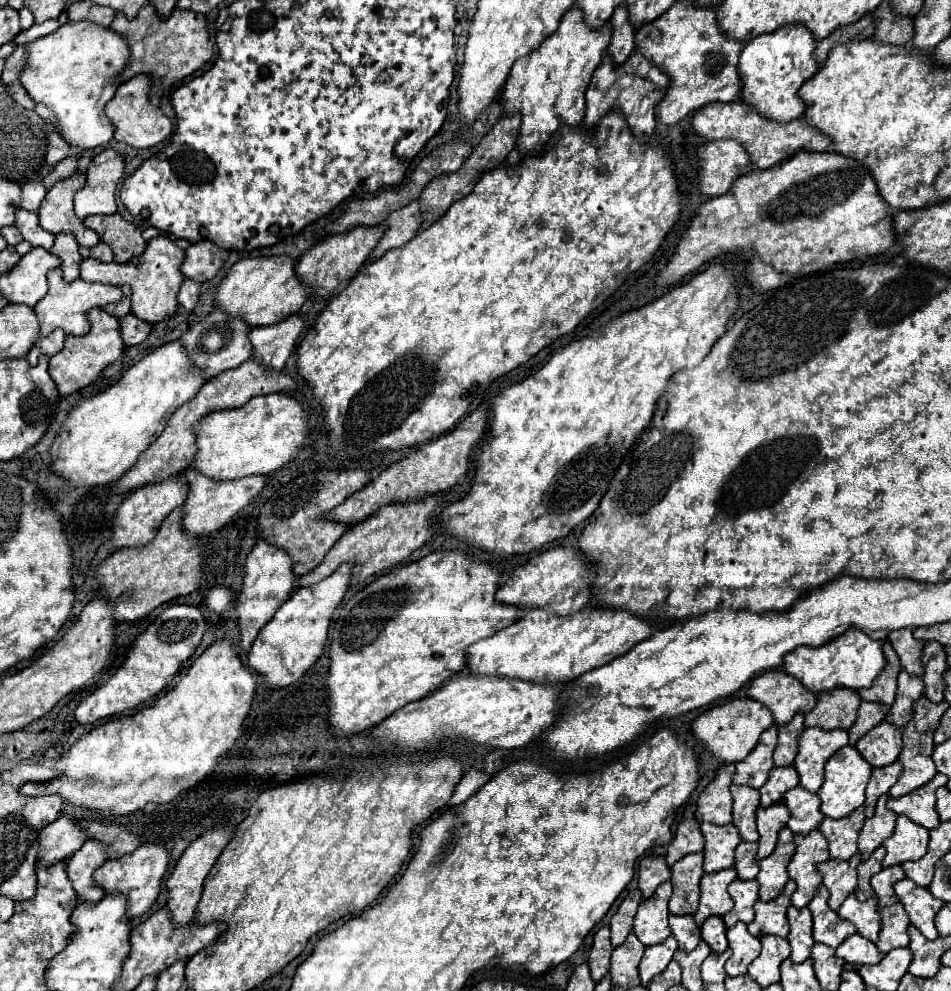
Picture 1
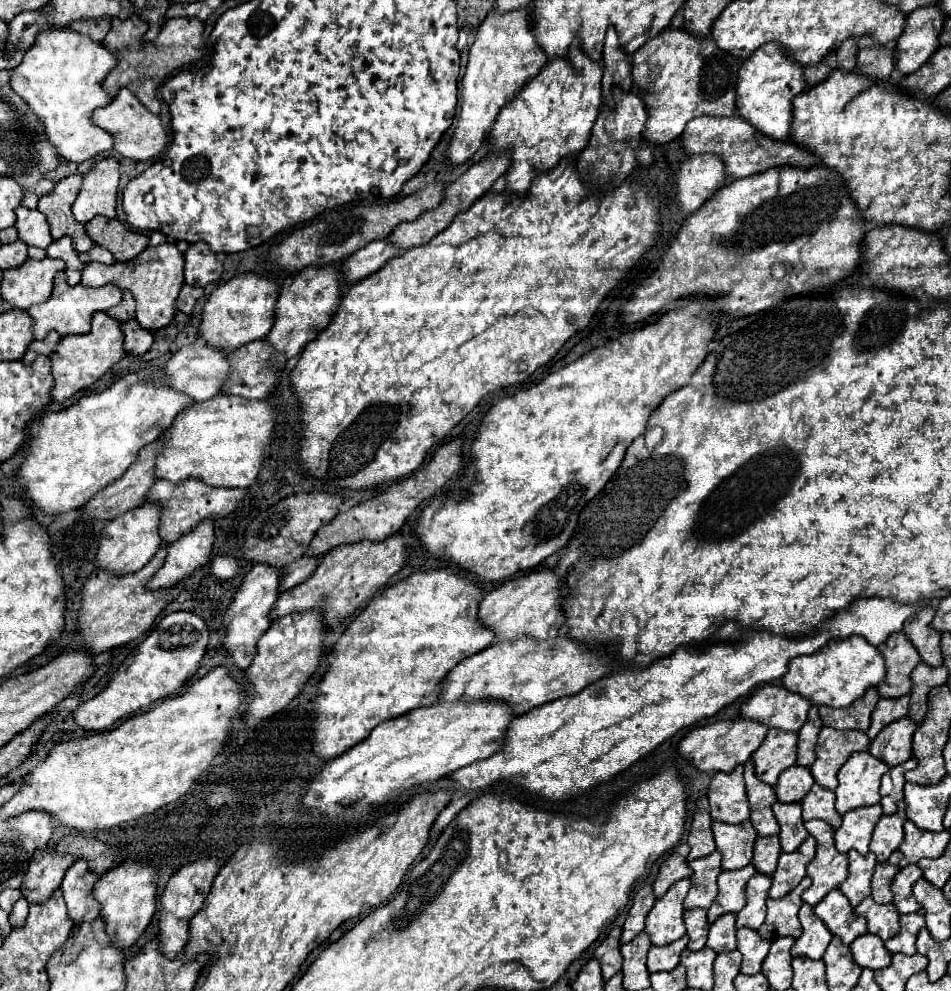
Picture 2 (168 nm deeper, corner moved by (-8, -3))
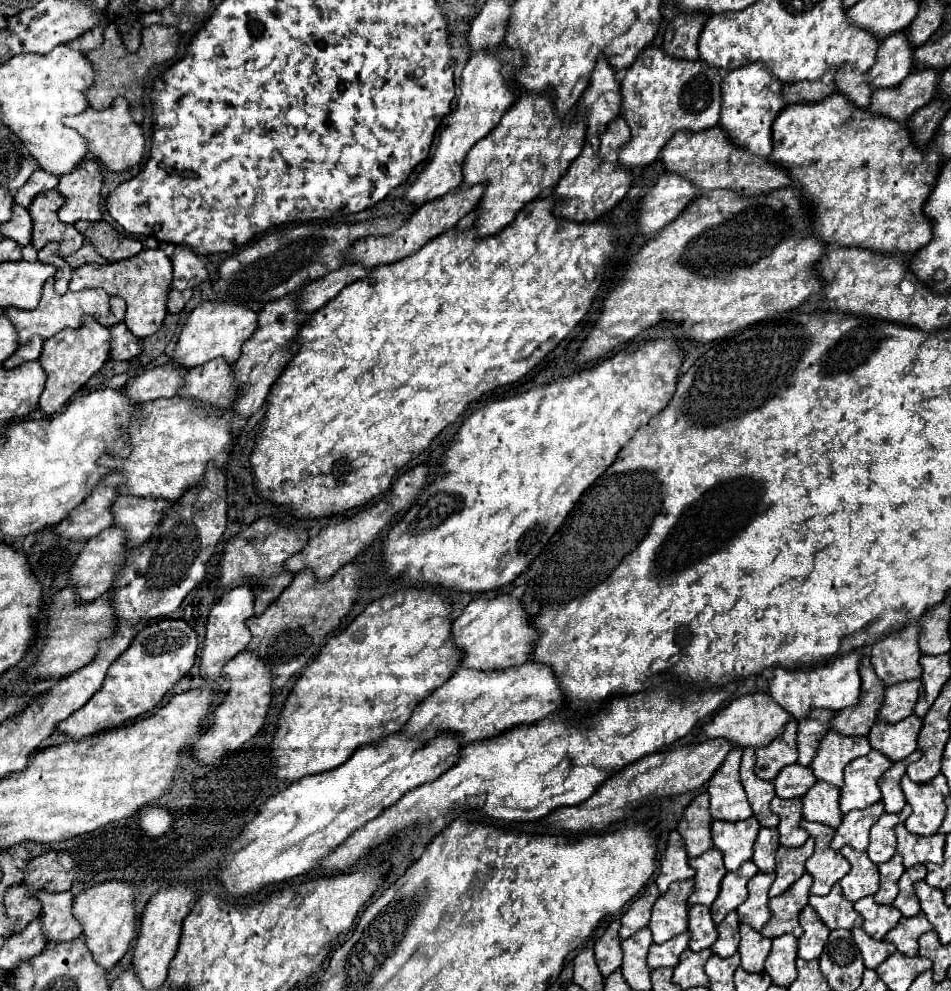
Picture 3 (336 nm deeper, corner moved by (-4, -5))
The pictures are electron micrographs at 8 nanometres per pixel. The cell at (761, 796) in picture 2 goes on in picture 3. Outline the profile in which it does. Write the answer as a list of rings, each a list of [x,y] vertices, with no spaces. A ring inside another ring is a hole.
[[[743,748],[743,762],[741,762],[741,784],[747,792],[749,804],[753,808],[753,816],[759,820],[763,828],[777,828],[779,818],[771,812],[769,802],[775,798],[773,782],[759,780],[753,772],[755,766],[755,748]]]

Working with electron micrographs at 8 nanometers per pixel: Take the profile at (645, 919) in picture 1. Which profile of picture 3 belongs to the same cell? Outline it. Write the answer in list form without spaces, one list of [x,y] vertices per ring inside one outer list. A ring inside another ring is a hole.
[[[693,878],[675,882],[655,902],[653,916],[649,922],[649,930],[653,932],[655,944],[663,944],[665,940],[687,930],[687,896],[691,896],[691,888]]]

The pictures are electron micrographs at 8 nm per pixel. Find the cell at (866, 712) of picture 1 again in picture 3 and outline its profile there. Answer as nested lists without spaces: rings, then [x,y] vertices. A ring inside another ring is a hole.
[[[911,680],[911,682],[903,682],[891,688],[885,688],[883,706],[879,708],[877,718],[893,724],[893,722],[899,722],[911,716],[915,700],[919,696],[919,686],[921,686],[921,680]]]

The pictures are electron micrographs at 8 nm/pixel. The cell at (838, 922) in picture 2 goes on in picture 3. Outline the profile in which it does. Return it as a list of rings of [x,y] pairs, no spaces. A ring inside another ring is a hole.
[[[835,884],[831,888],[831,892],[827,896],[823,896],[823,898],[821,896],[809,896],[809,906],[815,908],[821,922],[829,930],[837,930],[837,928],[853,930],[853,928],[863,924],[863,918],[853,908],[853,902],[843,898],[839,884]]]

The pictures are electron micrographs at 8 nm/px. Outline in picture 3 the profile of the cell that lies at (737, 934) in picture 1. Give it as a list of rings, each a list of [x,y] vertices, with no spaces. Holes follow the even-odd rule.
[[[741,926],[741,942],[739,942],[739,954],[741,954],[741,968],[745,972],[763,972],[763,962],[771,950],[771,940],[763,938],[753,928]]]

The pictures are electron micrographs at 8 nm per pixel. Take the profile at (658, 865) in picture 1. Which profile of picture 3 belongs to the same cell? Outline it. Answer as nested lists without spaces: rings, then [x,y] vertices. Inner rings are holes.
[[[671,832],[669,836],[669,842],[667,842],[667,848],[665,848],[665,854],[661,858],[661,872],[655,880],[657,888],[661,894],[667,892],[669,884],[671,882],[677,882],[677,880],[687,880],[687,878],[693,878],[695,876],[695,870],[689,866],[689,858],[687,858],[687,852],[685,852],[685,846],[681,842],[683,838],[679,836],[679,832]]]

